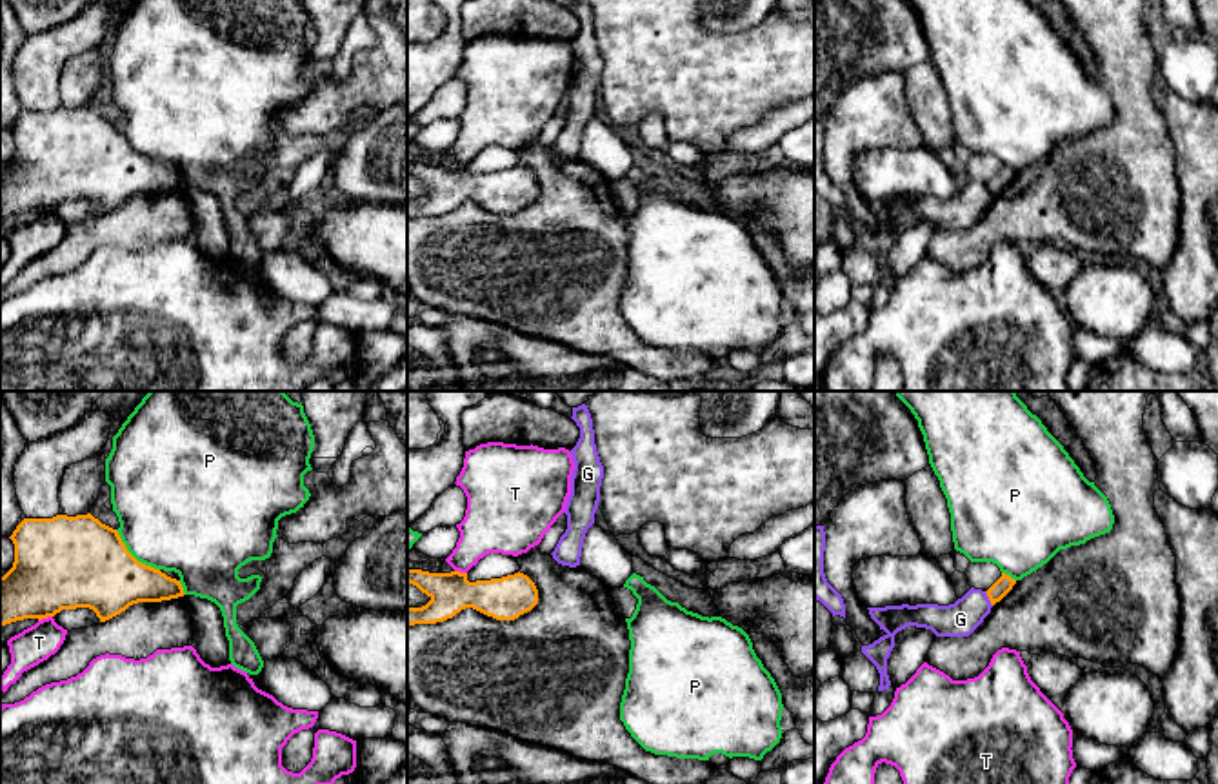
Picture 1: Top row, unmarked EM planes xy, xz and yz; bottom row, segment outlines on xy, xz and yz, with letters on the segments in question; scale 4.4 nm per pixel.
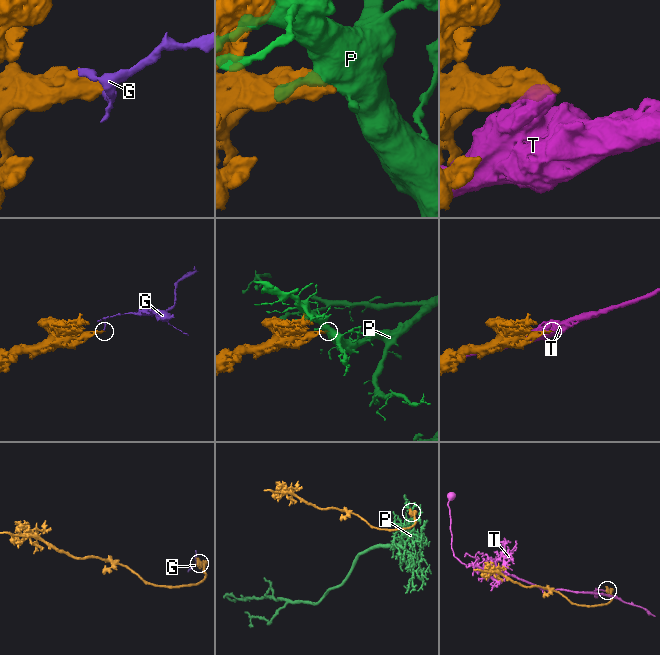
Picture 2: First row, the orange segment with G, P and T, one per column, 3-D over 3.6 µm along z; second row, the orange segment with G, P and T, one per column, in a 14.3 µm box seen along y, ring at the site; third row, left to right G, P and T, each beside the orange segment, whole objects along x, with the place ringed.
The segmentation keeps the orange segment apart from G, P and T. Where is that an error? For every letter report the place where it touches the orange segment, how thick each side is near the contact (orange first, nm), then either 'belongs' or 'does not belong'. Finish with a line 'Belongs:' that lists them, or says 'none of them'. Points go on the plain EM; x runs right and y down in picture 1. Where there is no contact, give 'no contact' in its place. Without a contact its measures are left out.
G: yz (989, 191) | 80/160 nm | does not belong
P: xy (131, 148) | 400/480 nm | does not belong
T: xy (44, 210) | 400/160 nm | does not belong
Belongs: none of them

